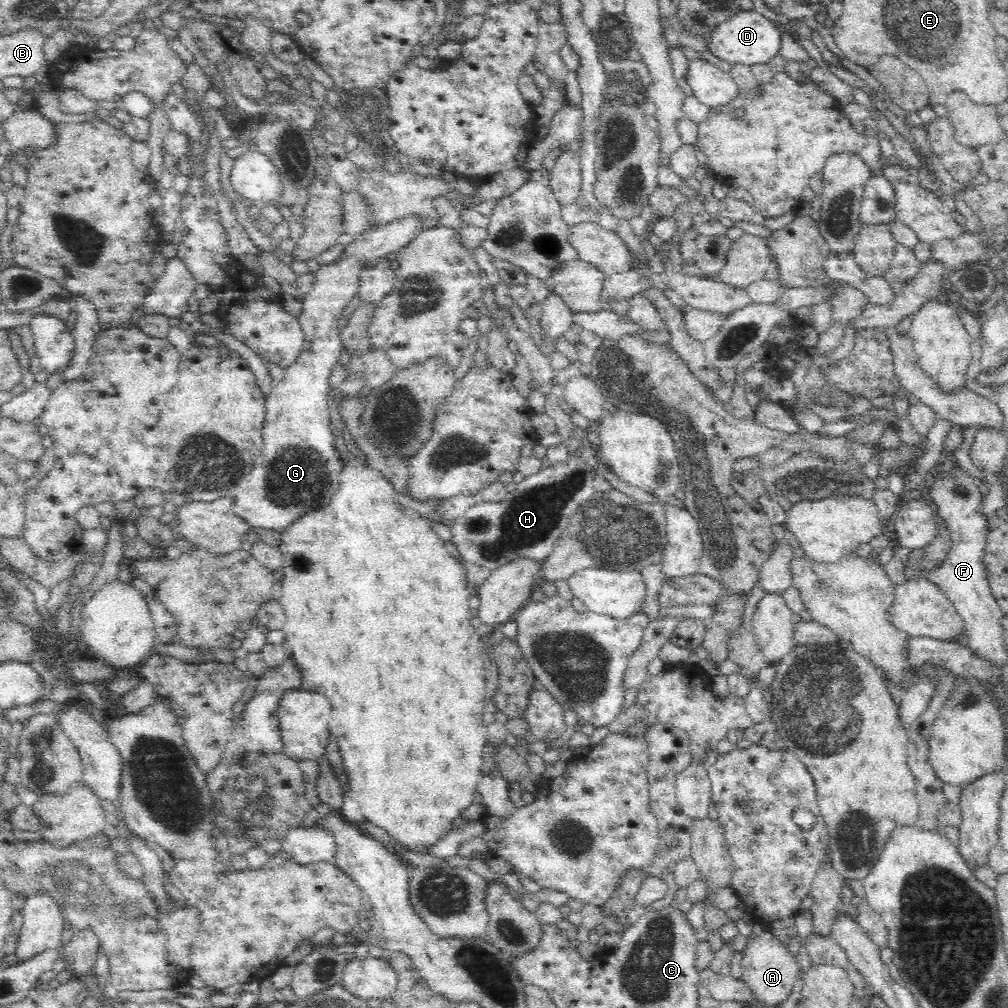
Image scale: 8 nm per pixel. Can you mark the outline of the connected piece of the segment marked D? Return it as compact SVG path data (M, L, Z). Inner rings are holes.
M754 9L738 11L732 18L728 18L716 27L714 32L708 32L704 39L708 45L709 58L715 62L729 63L734 66L760 66L767 64L780 50L781 32L768 18L758 14Z

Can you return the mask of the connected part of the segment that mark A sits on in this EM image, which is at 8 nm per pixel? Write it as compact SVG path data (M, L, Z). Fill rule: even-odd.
M760 927L748 939L744 956L740 962L743 968L743 978L754 991L755 1001L761 1001L766 1006L777 1006L790 996L794 984L798 982L797 958L790 953L788 946L772 933L770 927Z

